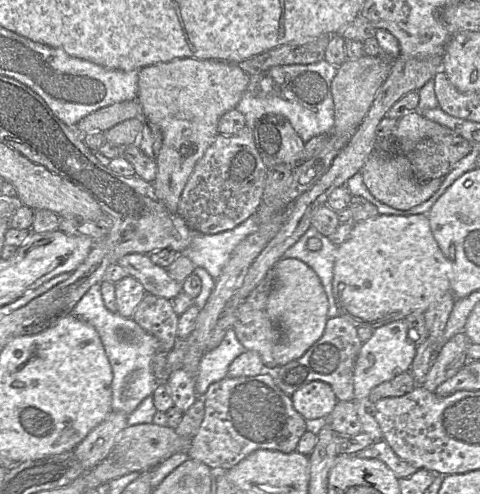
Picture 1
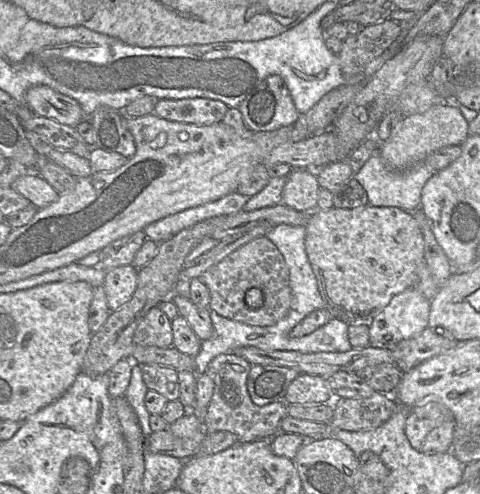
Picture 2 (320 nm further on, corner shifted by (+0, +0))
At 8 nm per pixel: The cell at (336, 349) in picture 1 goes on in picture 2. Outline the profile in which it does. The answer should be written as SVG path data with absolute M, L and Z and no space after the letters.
M252 365L247 379L252 402L258 406L285 402L288 386L299 374L289 367Z

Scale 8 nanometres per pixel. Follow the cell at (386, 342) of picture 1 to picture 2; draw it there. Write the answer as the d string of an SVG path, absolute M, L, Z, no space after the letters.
M412 288L393 296L369 325L369 346L386 348L423 331L428 327L430 302Z

